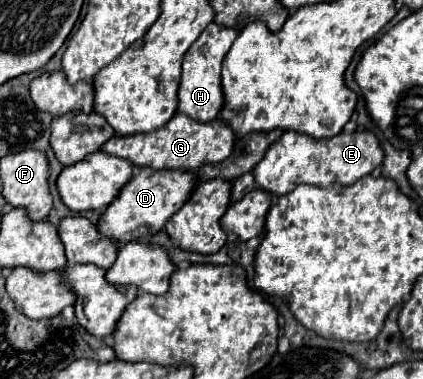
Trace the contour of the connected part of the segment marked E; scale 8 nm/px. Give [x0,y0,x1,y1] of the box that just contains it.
[253,131,385,195]

